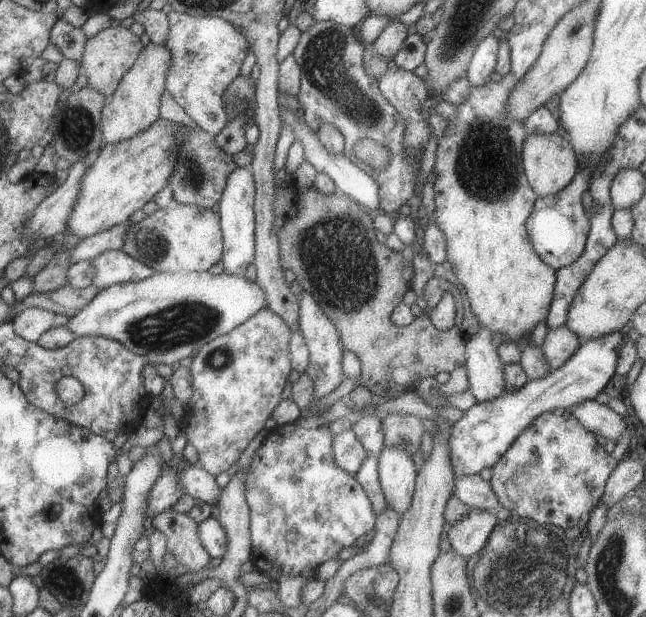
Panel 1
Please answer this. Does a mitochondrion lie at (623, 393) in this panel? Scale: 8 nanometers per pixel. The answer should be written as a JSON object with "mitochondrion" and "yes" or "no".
{"mitochondrion":"no"}

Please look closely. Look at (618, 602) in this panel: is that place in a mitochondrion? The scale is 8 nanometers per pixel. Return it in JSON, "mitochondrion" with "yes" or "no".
{"mitochondrion":"yes"}

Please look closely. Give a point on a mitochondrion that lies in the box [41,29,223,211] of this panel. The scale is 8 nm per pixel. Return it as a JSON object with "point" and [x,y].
{"point":[76,126]}

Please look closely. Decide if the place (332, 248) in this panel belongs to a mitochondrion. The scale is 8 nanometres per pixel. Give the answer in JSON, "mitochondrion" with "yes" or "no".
{"mitochondrion":"yes"}

